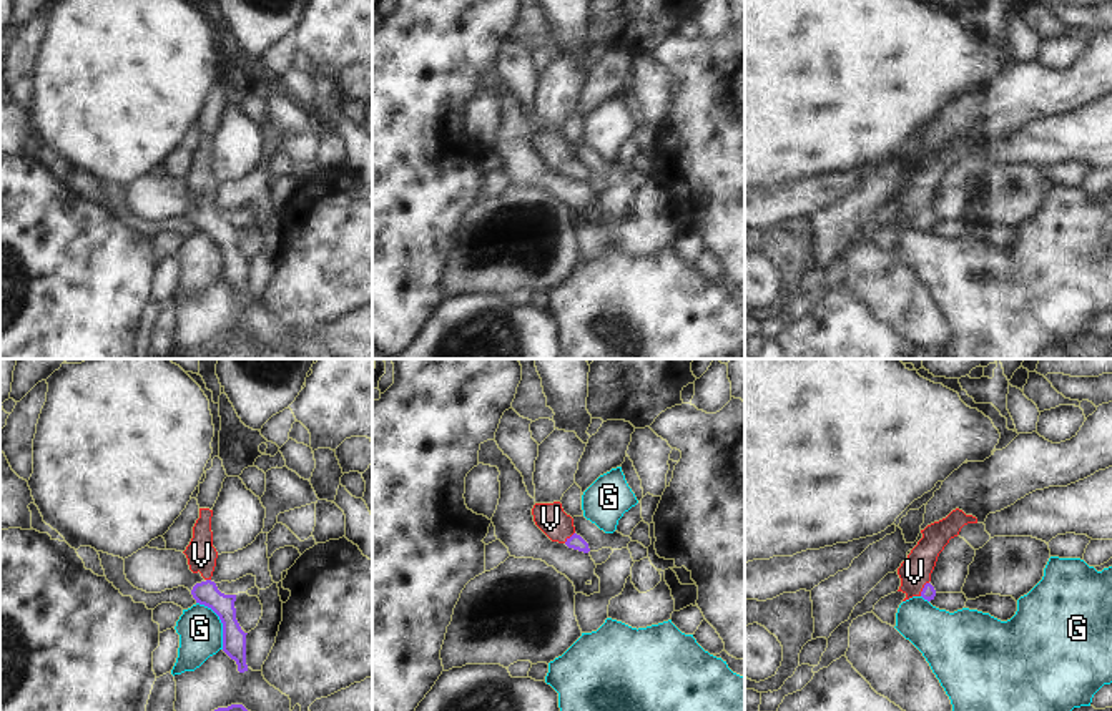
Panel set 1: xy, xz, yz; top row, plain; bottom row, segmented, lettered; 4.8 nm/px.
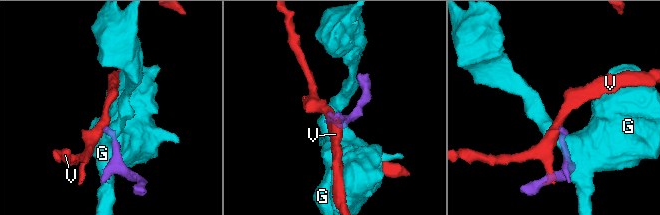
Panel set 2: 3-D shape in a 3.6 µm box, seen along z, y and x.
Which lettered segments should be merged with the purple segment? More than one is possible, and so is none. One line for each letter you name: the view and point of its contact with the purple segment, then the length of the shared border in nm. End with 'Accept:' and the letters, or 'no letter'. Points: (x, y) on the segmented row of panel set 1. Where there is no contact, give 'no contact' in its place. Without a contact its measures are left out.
V: yz (923, 588) | 80 nm
Accept: V

